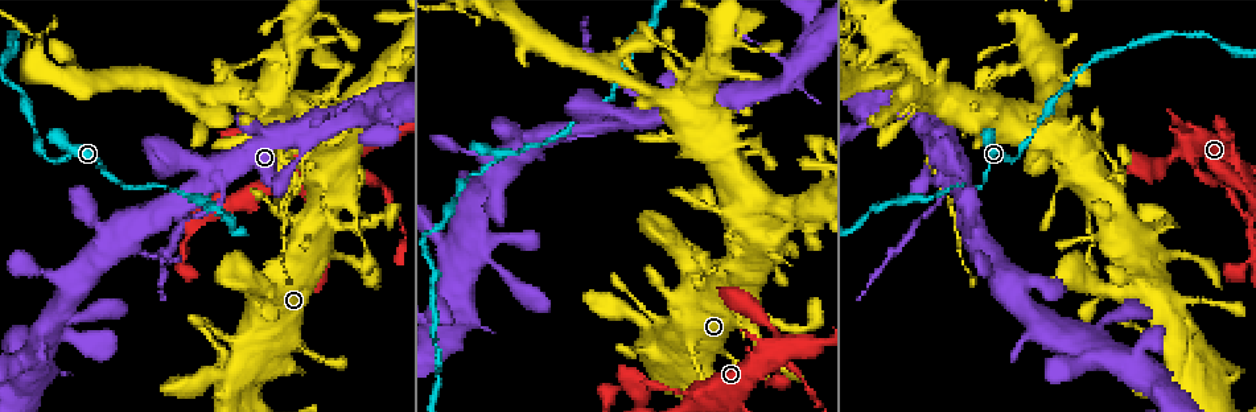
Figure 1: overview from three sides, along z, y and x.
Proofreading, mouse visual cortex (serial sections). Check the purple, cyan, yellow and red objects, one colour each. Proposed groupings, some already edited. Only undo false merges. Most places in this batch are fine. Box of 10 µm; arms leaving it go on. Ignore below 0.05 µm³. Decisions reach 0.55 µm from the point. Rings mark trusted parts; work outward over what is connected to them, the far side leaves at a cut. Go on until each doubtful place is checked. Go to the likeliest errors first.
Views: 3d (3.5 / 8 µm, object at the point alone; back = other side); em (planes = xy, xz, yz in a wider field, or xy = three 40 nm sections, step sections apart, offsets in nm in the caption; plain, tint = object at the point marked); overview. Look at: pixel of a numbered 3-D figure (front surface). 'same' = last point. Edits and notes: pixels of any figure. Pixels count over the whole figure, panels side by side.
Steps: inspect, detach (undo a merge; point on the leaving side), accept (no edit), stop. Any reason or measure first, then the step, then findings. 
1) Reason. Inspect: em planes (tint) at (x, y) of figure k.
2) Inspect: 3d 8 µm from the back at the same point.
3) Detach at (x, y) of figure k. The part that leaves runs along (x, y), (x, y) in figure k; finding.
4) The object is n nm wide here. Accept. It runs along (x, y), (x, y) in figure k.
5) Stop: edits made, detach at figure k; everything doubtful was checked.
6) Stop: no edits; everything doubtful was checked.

Sharp bend. Inspect: em xy step 5 (tint) at (738, 111) of figure 1.

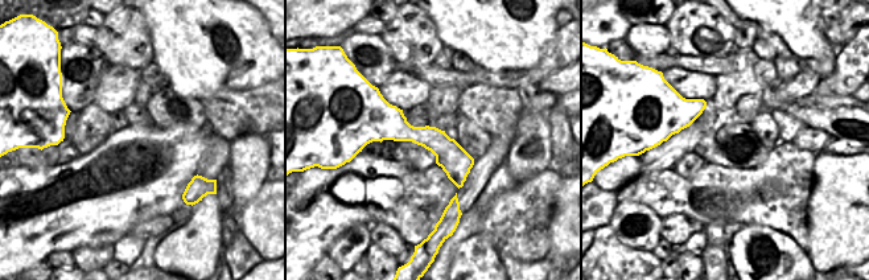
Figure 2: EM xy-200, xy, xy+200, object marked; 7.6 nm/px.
Wider look. Inspect: 3d 3.5 µm at the same point.

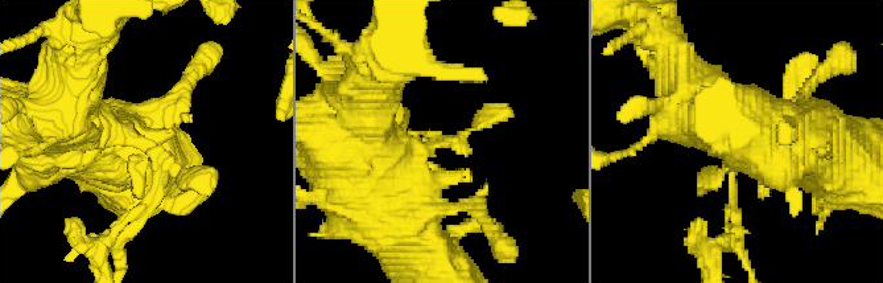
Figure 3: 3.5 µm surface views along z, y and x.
Accept. It runs along (62, 134), (160, 158), (139, 222) in figure 3; continuous, no second cell.

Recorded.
Abrupt turn. Inspect: em xy step 2 (tint) at (934, 172) of figure 1.

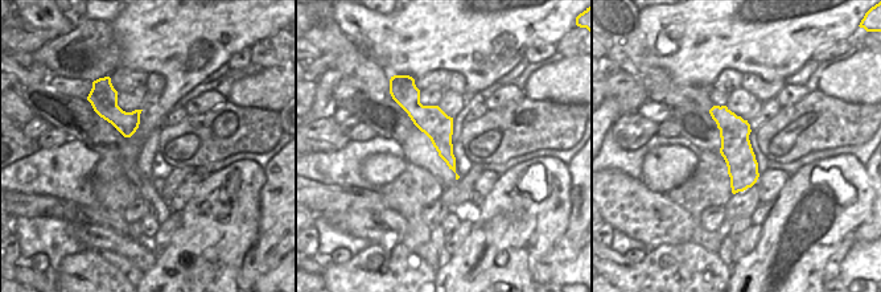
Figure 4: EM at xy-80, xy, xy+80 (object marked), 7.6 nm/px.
See where the arms go. Inspect: 3d 3.5 µm at the same point.

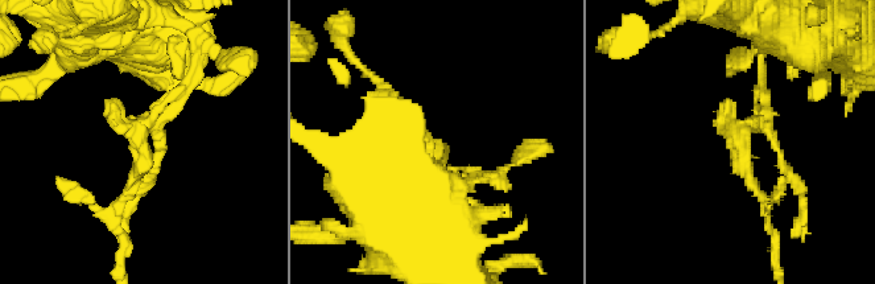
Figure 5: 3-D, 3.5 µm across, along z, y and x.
The object is 220 nm wide here. Accept. It runs along (403, 91), (440, 134), (452, 165) in figure 4; one cell here.

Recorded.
Sharp bend. Inspect: 3d 3.5 µm at (471, 175) of figure 1.

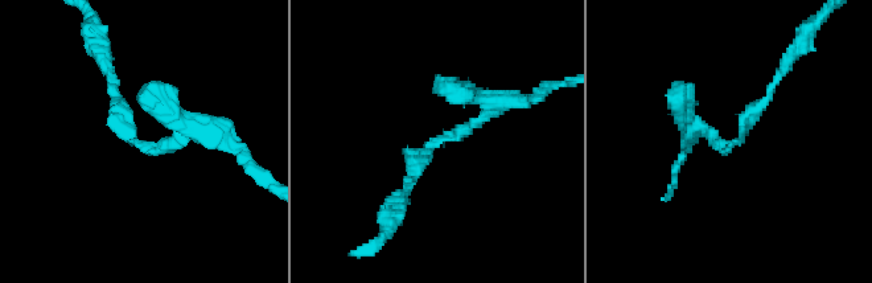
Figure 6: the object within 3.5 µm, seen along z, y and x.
The arms are 150, 200 nm wide; need the tissue. Inspect: em xy step 1 (tint) at (736, 144) of figure 6.

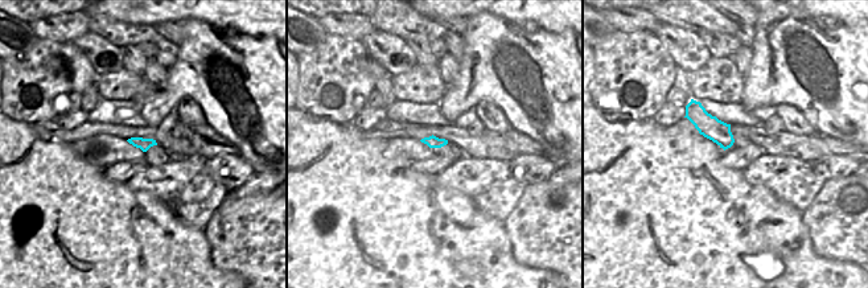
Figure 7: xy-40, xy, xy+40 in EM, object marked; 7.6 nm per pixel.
Accept. It runs along (501, 102), (420, 154), (407, 191) in figure 6; continuous, no second cell.

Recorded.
Abrupt turn. Inspect: 3d 3.5 µm at (773, 355) of figure 1.

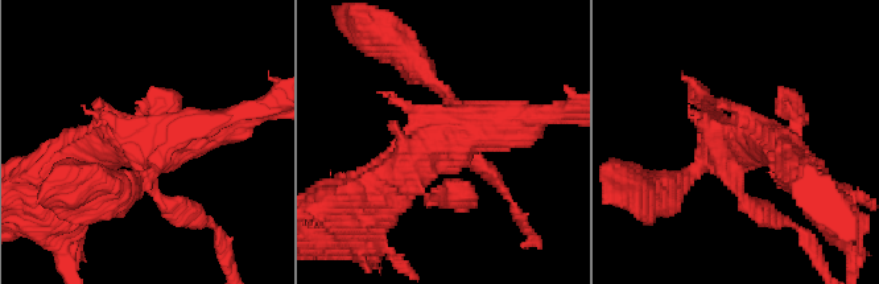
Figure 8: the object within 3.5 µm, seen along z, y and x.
Need the tissue. Inspect: em planes (tint) at (740, 150) of figure 8.

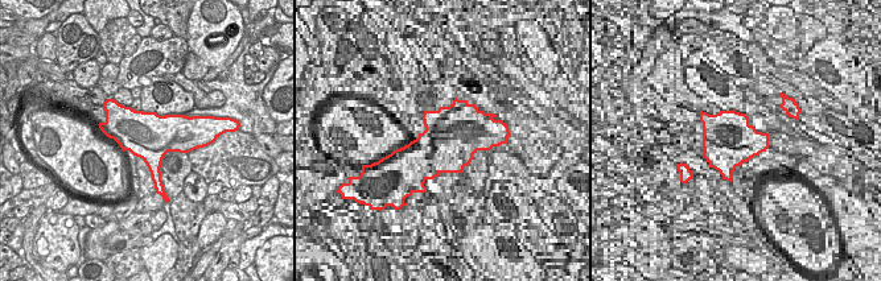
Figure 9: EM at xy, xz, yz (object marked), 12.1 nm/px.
Accept. It runs along (371, 186), (445, 143), (453, 102), (428, 78) in figure 8; all the same cell.

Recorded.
Stop: no edits; everything doubtful was checked.

